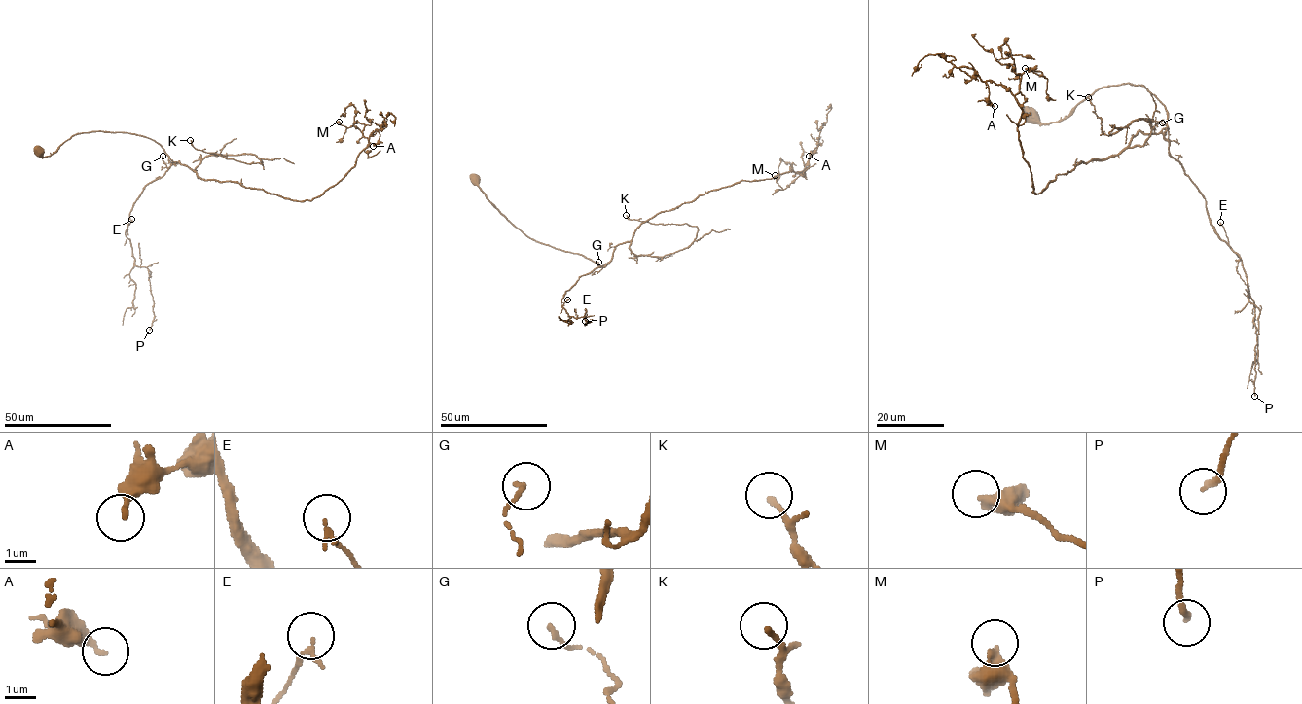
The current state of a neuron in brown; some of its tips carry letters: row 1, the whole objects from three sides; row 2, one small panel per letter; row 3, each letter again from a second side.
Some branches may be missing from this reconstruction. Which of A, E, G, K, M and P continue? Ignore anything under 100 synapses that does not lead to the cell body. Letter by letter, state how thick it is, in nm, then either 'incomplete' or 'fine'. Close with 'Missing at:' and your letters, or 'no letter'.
A: 190 nm thick; fine
E: 170 nm thick; fine
G: 150 nm thick; fine
K: 180 nm thick; fine
M: 440 nm thick; fine
P: 200 nm thick; fine
Missing at: no letter

